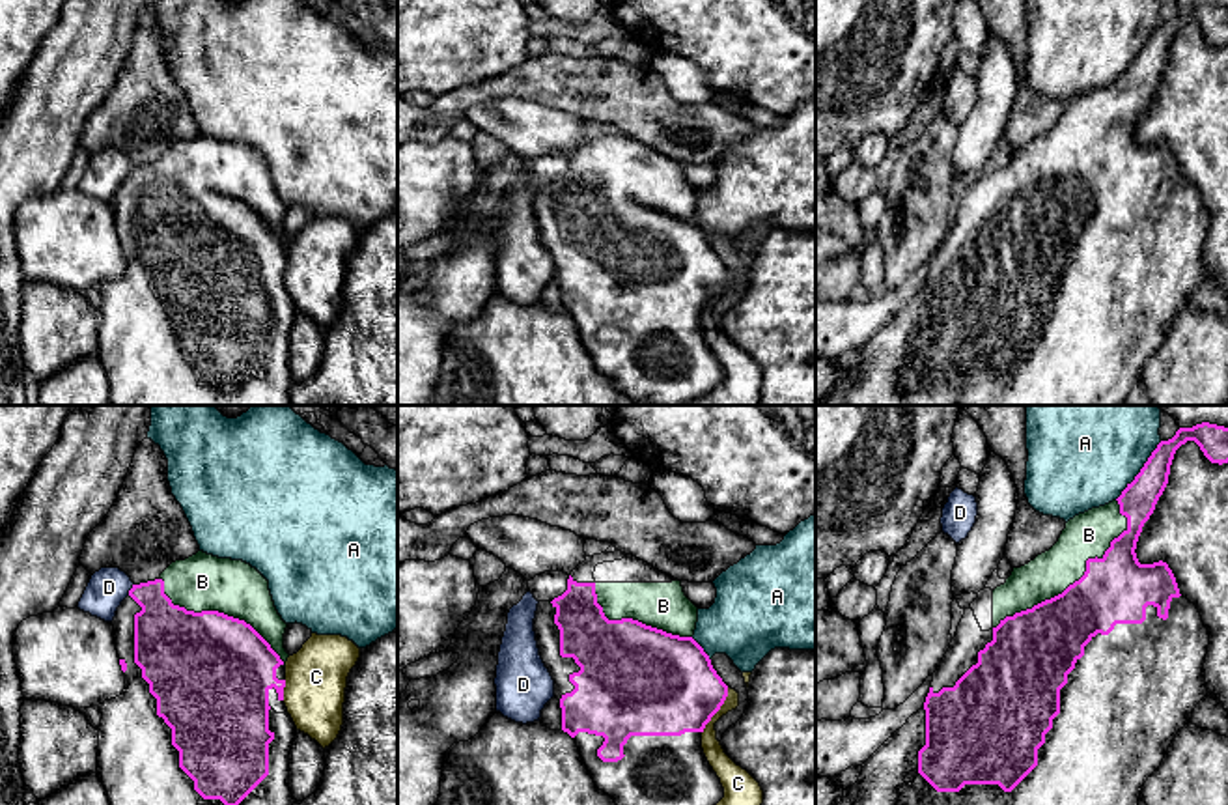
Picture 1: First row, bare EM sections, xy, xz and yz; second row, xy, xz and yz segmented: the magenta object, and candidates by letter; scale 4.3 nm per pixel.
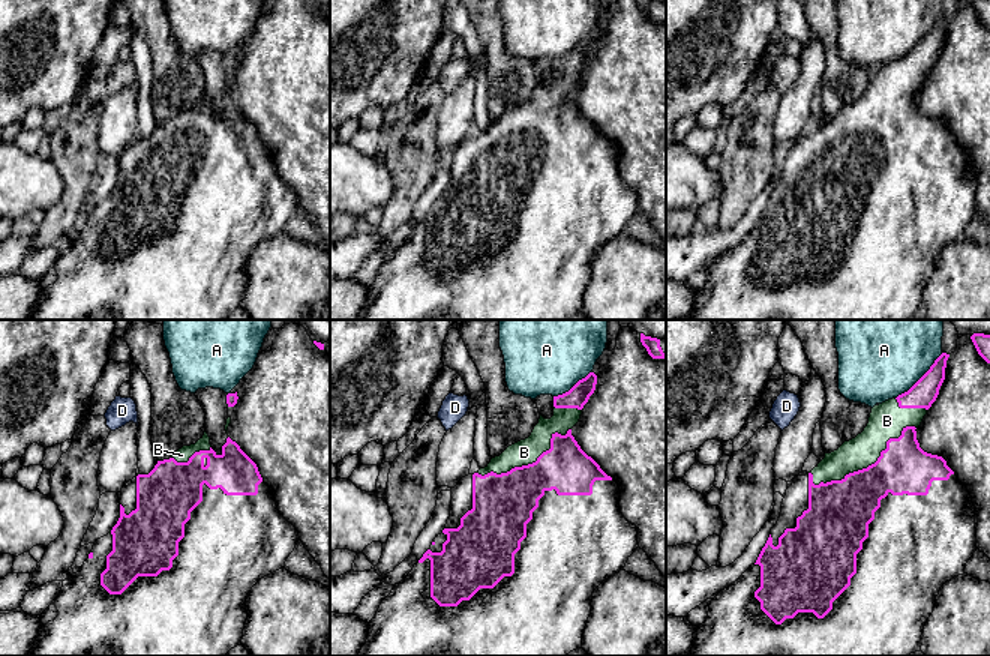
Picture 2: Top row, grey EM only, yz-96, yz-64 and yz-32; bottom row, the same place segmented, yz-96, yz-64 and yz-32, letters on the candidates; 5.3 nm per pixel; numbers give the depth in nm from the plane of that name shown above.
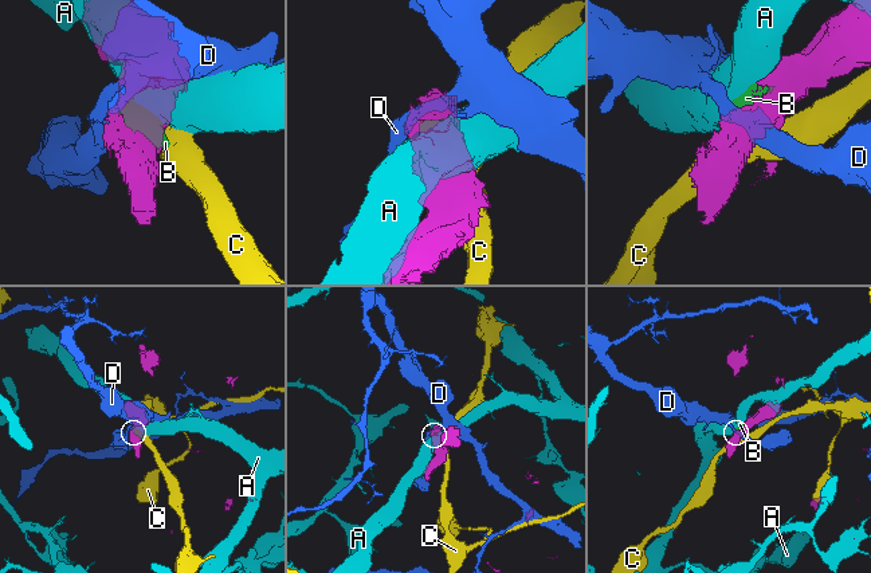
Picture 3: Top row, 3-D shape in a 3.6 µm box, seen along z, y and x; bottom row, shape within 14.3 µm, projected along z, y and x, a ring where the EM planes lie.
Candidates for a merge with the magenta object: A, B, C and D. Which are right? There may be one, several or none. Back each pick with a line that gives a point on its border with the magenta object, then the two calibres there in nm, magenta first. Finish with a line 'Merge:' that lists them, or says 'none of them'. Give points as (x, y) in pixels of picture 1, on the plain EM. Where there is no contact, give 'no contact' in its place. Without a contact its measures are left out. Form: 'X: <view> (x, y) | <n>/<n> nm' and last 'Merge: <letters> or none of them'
B: yz (1081, 159) | 300/200 nm
Merge: B

